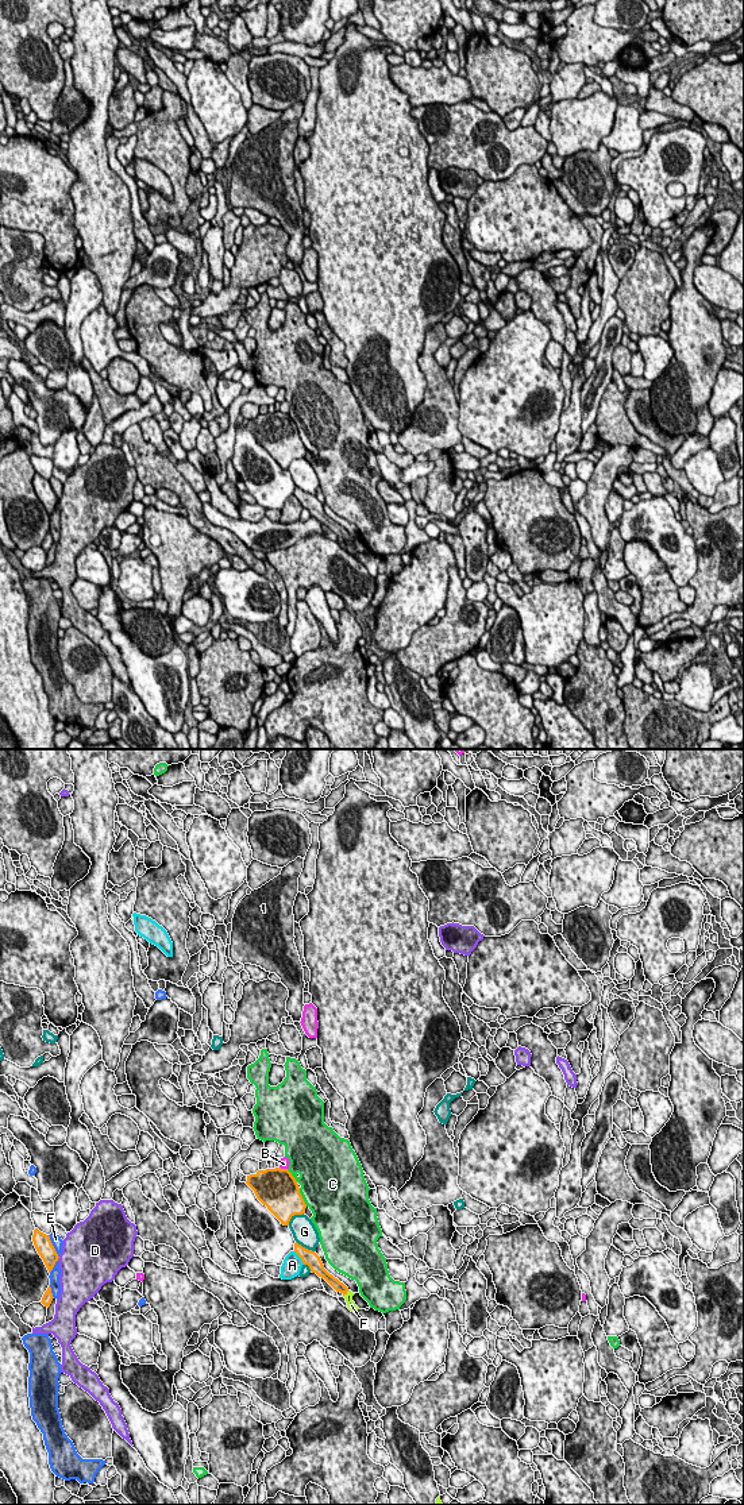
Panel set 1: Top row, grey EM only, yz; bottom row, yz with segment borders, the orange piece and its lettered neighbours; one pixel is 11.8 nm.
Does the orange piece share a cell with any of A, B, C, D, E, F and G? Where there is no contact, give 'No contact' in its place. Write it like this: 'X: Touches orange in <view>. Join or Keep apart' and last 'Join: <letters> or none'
A: Touches orange in yz. Keep apart
B: Touches orange in yz. Keep apart
C: Touches orange in yz. Keep apart
D: Touches orange in yz. Keep apart
E: Touches orange in yz. Keep apart
F: Touches orange in yz. Join
G: Touches orange in yz. Keep apart
Join: F

